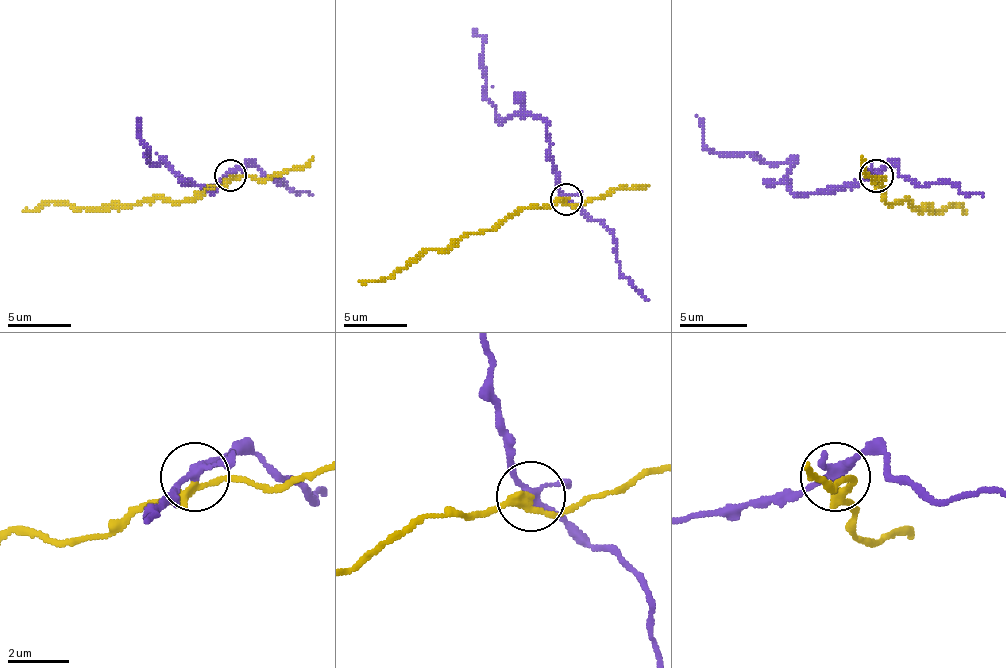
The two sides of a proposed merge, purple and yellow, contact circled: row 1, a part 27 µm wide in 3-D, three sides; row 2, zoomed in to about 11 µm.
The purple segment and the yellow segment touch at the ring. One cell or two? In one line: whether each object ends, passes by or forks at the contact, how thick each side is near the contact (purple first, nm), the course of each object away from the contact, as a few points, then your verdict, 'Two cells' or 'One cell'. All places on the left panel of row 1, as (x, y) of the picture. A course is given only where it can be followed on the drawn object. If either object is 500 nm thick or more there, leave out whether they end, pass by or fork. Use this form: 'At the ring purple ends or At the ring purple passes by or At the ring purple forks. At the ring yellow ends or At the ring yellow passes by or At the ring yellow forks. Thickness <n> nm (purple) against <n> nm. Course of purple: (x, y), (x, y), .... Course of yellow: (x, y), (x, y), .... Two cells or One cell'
At the ring purple forks. At the ring yellow passes by. Thickness 240 nm (purple) against 240 nm. Course of purple: (230, 176), (207, 192), (191, 185), (160, 163), (150, 163), (150, 153), (147, 153), (137, 118). Course of yellow: (230, 176), (220, 185), (207, 185), (182, 201), (156, 198), (109, 207), (51, 201), (23, 211). Two cells

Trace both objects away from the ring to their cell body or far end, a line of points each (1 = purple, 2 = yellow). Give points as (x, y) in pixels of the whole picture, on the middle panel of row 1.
1: (566, 198), (556, 182), (543, 122), (527, 115), (502, 118), (486, 96), (483, 45), (473, 29)
2: (566, 198), (556, 204), (518, 211), (492, 227), (467, 233), (445, 249), (422, 249), (387, 277), (359, 281)

